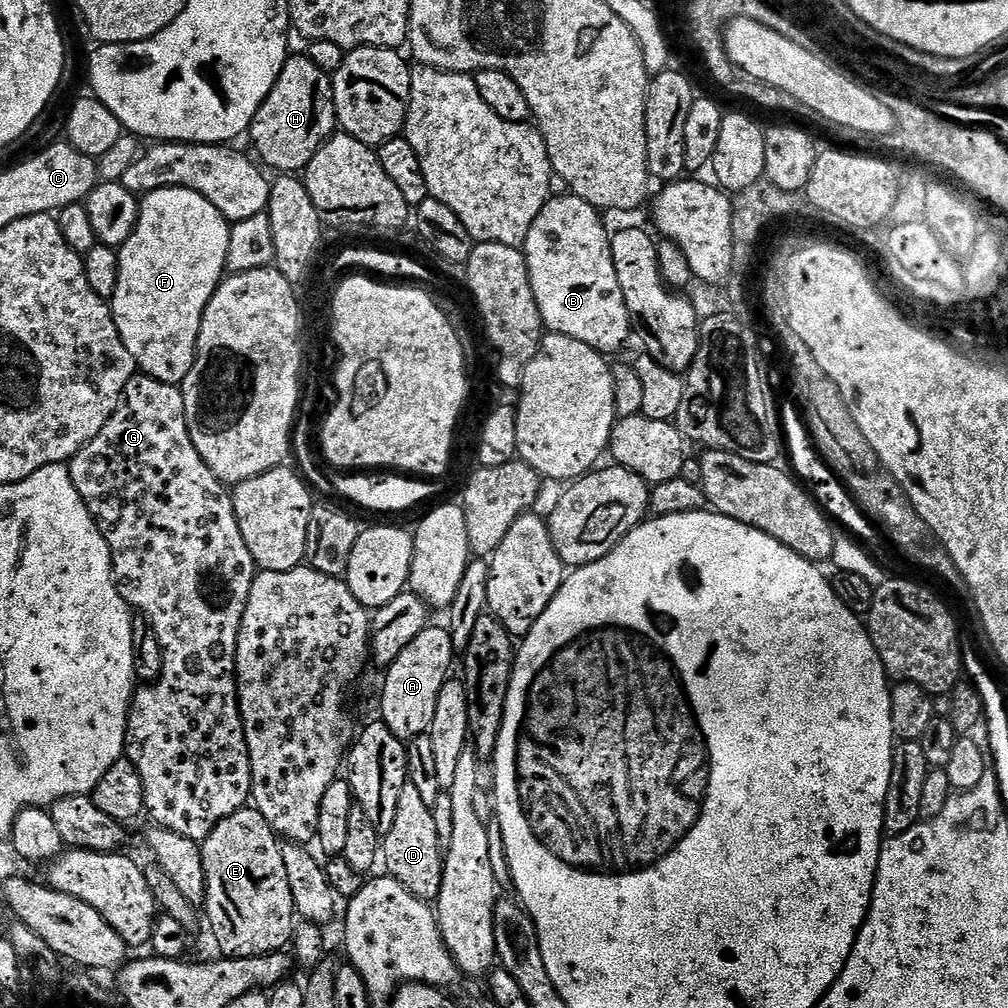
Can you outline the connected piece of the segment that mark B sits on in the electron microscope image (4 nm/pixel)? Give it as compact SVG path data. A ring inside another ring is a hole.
M569 194L549 199L538 218L534 218L534 226L530 226L522 251L528 263L534 298L538 302L545 329L578 342L586 342L586 346L596 352L611 354L627 342L628 336L630 340L634 325L626 310L626 298L622 298L622 286L618 286L618 270L614 270L610 232L600 225L600 216L601 213L594 206L577 196Z

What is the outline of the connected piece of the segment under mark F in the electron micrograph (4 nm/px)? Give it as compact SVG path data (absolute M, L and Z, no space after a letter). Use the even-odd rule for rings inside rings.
M163 188L147 193L140 200L136 228L118 249L118 290L114 290L110 307L118 334L143 375L167 384L183 385L186 374L190 374L190 366L194 366L204 311L220 281L225 279L229 250L230 221L210 206L202 194L185 188Z

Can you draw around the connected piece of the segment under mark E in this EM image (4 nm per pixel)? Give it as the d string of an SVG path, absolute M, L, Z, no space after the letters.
M245 806L239 808L228 818L222 818L218 826L200 844L200 853L202 854L202 866L206 876L206 898L204 899L203 911L208 911L208 924L212 927L212 936L216 939L216 944L221 948L223 955L228 958L250 958L251 956L266 956L270 952L279 952L291 941L292 930L294 927L294 917L296 916L296 907L294 898L290 894L290 881L286 879L286 866L282 866L282 844L275 832L262 818L262 814L254 806Z

